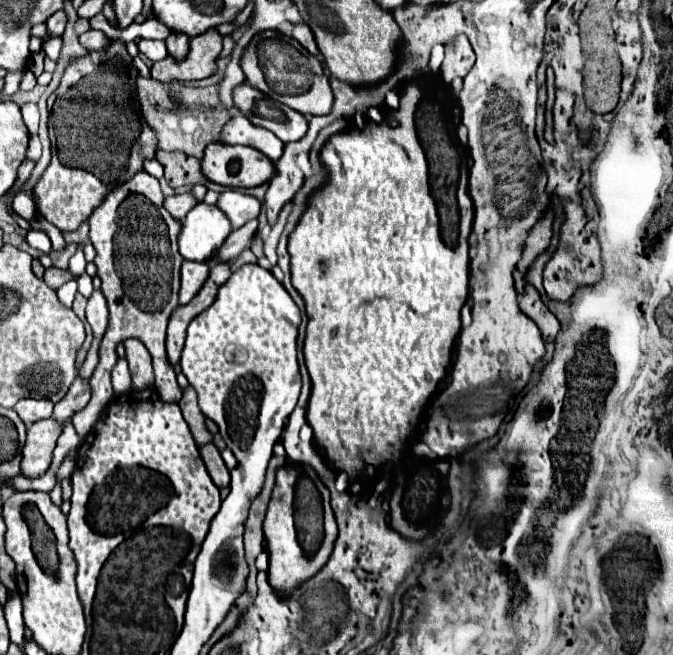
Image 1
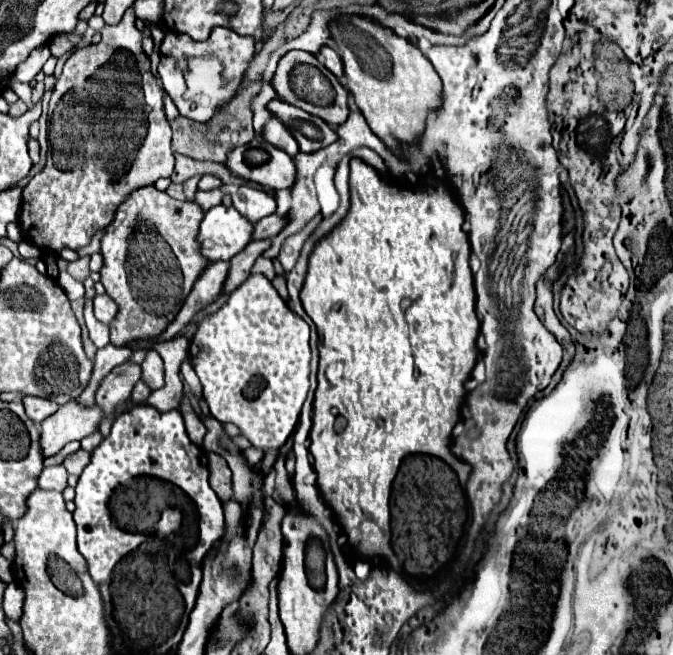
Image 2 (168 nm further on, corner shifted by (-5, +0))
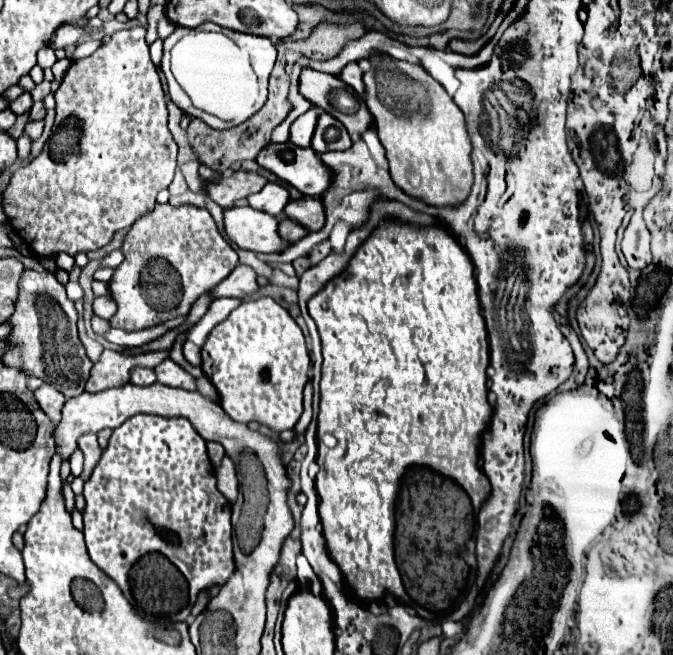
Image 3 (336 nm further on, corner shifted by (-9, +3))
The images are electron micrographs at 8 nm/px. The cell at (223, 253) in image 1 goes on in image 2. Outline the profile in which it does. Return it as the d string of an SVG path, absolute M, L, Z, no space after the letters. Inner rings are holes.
M268 215L264 219L260 219L254 225L254 239L272 239L280 233L280 227L284 227L288 219L284 219L284 215Z

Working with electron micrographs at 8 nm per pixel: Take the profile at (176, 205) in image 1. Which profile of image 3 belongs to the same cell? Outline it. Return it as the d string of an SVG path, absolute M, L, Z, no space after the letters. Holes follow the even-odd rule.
M228 170L218 182L208 182L206 192L208 196L220 204L234 204L238 198L246 198L252 192L258 192L266 184L266 178L256 172L244 172L244 170Z

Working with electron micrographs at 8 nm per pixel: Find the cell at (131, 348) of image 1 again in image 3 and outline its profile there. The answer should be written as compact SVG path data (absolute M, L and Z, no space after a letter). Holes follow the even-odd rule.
M170 358L162 360L154 368L154 372L156 372L156 378L160 384L176 386L176 388L184 388L184 390L196 390L196 380L186 370L182 370L176 362L172 362Z

